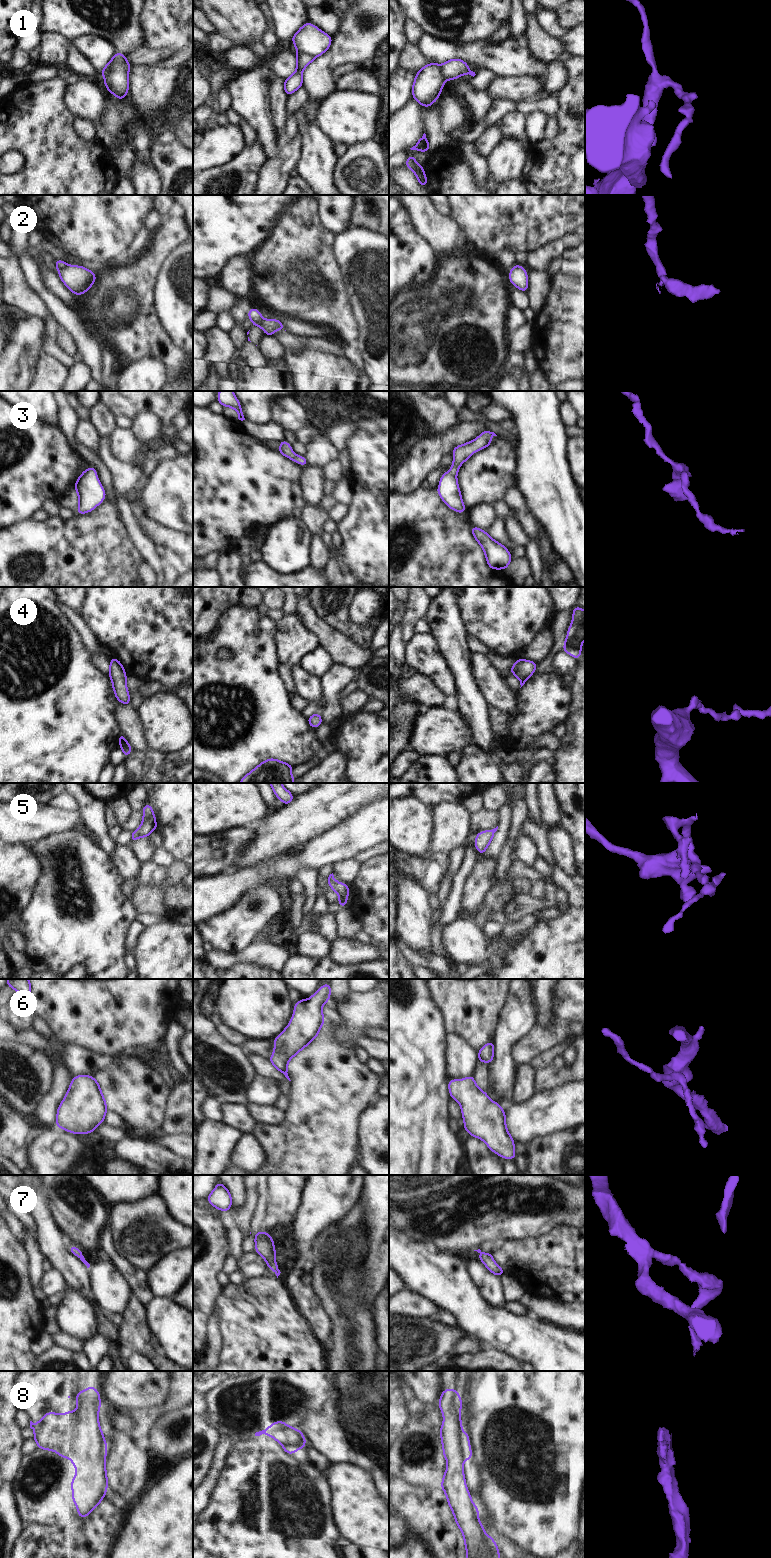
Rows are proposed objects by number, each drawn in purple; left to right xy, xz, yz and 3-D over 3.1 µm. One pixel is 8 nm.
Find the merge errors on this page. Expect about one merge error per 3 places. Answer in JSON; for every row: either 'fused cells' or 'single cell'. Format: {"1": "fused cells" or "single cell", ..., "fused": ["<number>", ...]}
{"1": "fused cells", "2": "fused cells", "3": "single cell", "4": "single cell", "5": "single cell", "6": "single cell", "7": "single cell", "8": "single cell", "fused": ["1", "2"]}

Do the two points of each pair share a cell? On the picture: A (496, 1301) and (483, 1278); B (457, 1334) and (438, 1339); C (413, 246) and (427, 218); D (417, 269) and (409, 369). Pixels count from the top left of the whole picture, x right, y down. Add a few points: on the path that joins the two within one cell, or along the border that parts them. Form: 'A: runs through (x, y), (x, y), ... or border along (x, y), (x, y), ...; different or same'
A: runs through (494, 1295), (488, 1284); same
B: runs through (452, 1335), (443, 1338); same
C: border along (410, 213), (415, 230), (428, 242), (435, 252); different
D: border along (435, 276), (427, 285), (399, 294); different

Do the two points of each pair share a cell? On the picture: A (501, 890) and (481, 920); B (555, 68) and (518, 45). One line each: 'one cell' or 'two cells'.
A: one cell
B: one cell

